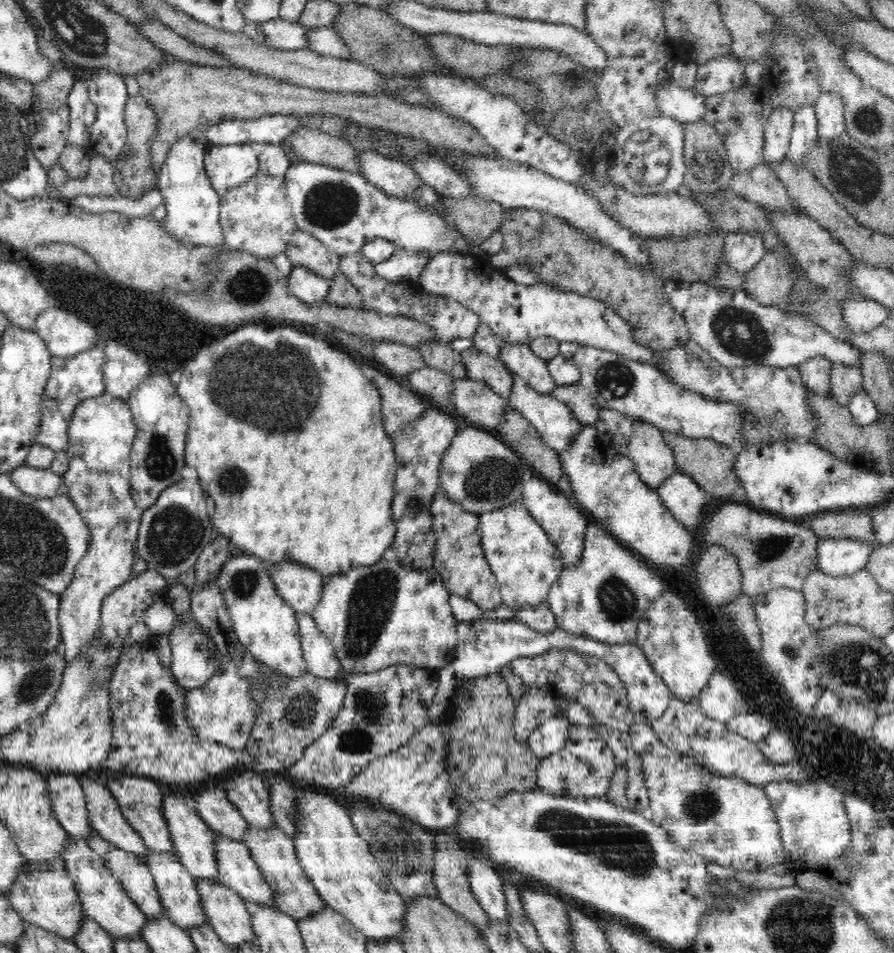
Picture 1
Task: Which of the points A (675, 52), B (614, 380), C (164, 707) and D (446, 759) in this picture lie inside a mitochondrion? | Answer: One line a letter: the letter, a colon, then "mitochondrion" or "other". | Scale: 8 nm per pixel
A: other
B: mitochondrion
C: mitochondrion
D: other

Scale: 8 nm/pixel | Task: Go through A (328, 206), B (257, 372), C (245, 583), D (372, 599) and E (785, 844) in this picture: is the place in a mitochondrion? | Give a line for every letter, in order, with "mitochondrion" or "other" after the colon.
A: mitochondrion
B: mitochondrion
C: mitochondrion
D: mitochondrion
E: other

